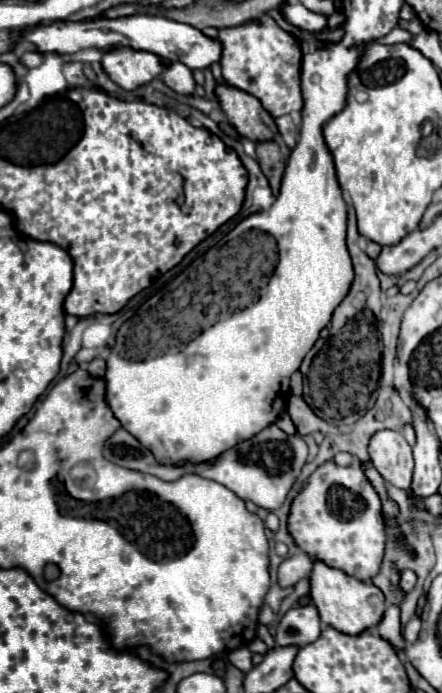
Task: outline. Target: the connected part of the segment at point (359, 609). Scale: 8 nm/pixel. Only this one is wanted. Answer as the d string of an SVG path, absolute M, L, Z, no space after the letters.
M312 559L310 597L320 613L320 619L326 625L330 625L342 633L350 633L350 635L362 633L364 629L378 625L378 621L382 619L382 613L386 609L384 595L378 587L374 587L372 583L362 583L362 581L346 575L340 569L332 569L320 559Z

